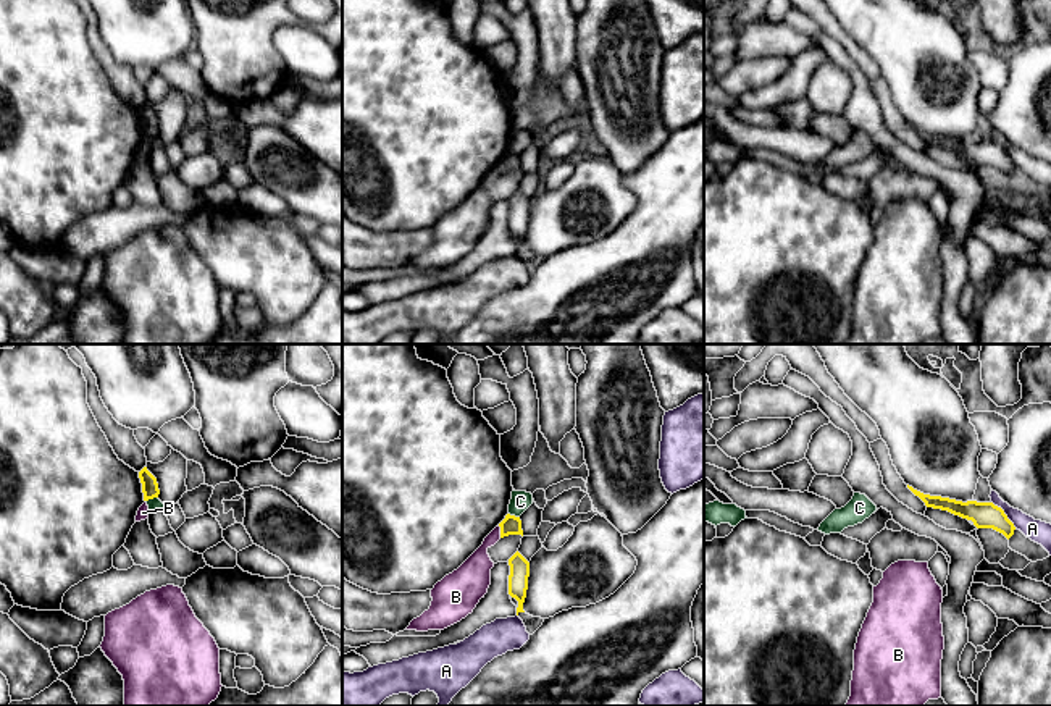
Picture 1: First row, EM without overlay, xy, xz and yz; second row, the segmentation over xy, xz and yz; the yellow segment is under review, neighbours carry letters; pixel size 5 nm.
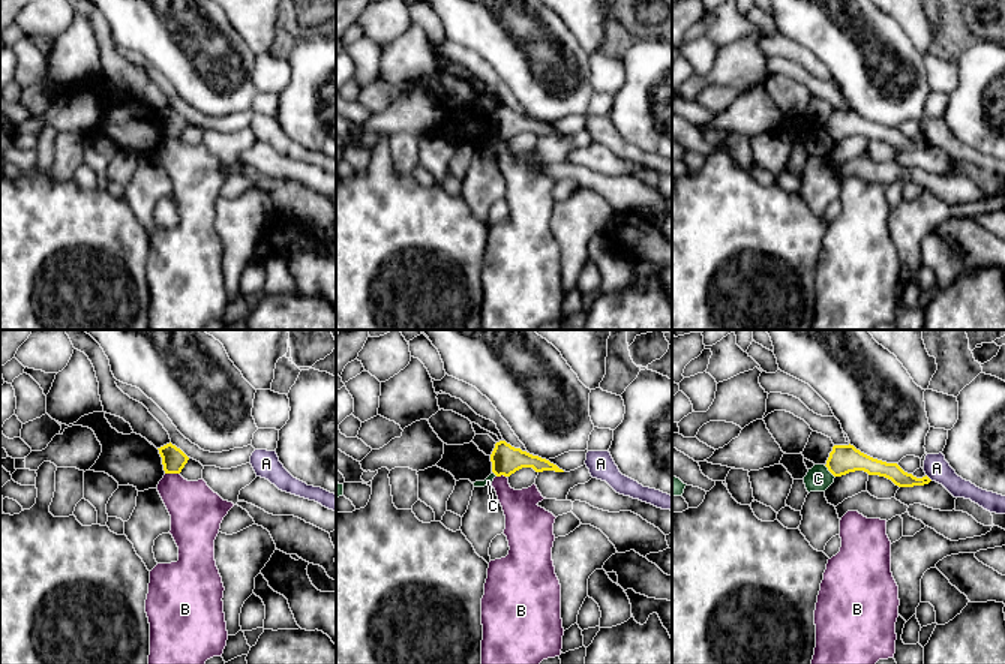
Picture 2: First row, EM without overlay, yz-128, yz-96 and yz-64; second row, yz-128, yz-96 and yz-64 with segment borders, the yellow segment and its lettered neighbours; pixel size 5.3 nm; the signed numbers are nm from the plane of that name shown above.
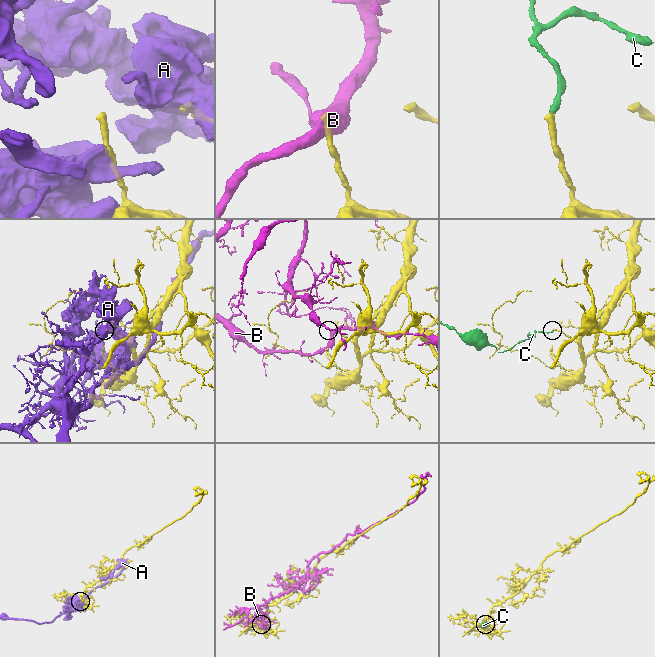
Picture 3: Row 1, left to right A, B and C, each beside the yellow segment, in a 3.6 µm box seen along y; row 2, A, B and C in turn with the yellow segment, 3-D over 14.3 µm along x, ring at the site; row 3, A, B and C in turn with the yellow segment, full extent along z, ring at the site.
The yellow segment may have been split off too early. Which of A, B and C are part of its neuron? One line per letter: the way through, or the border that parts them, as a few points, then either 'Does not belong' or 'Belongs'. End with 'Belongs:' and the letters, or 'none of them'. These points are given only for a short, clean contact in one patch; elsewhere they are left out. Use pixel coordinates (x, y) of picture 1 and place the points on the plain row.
A: Does not belong
B: Does not belong
C: Boundary: xy (157, 134), (146, 139). Does not belong
Belongs: none of them

